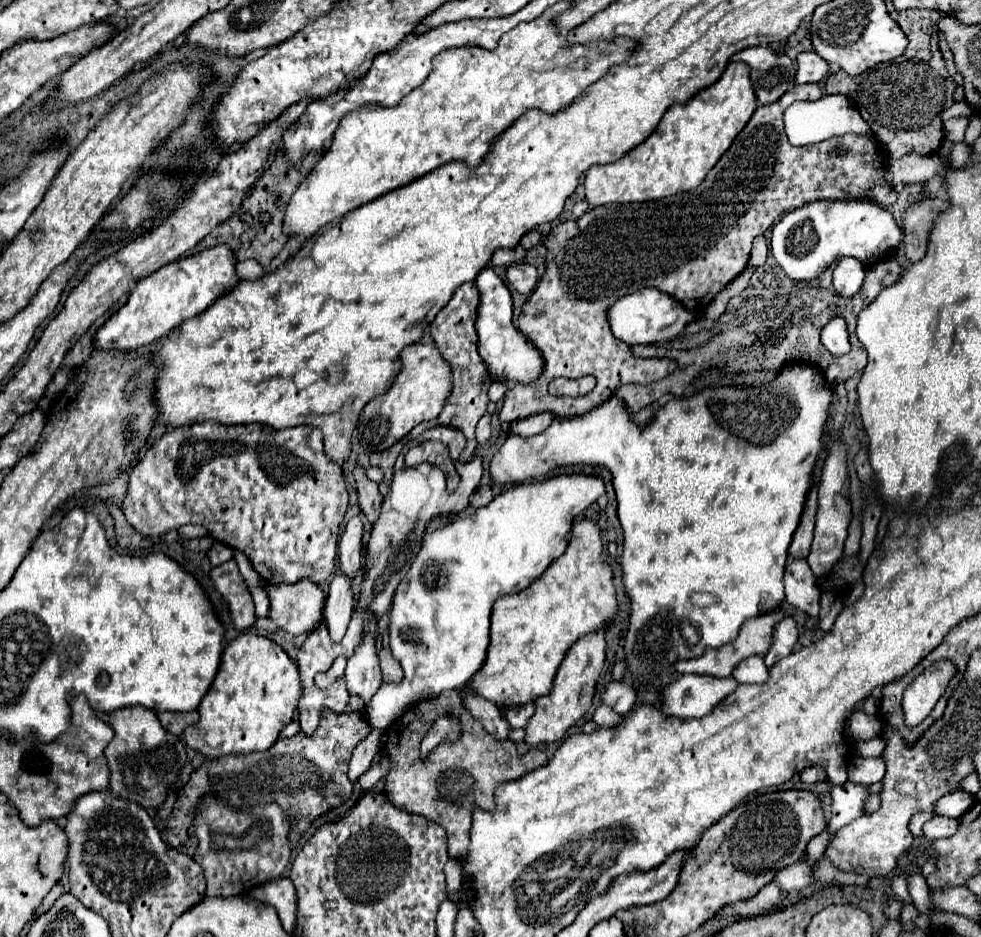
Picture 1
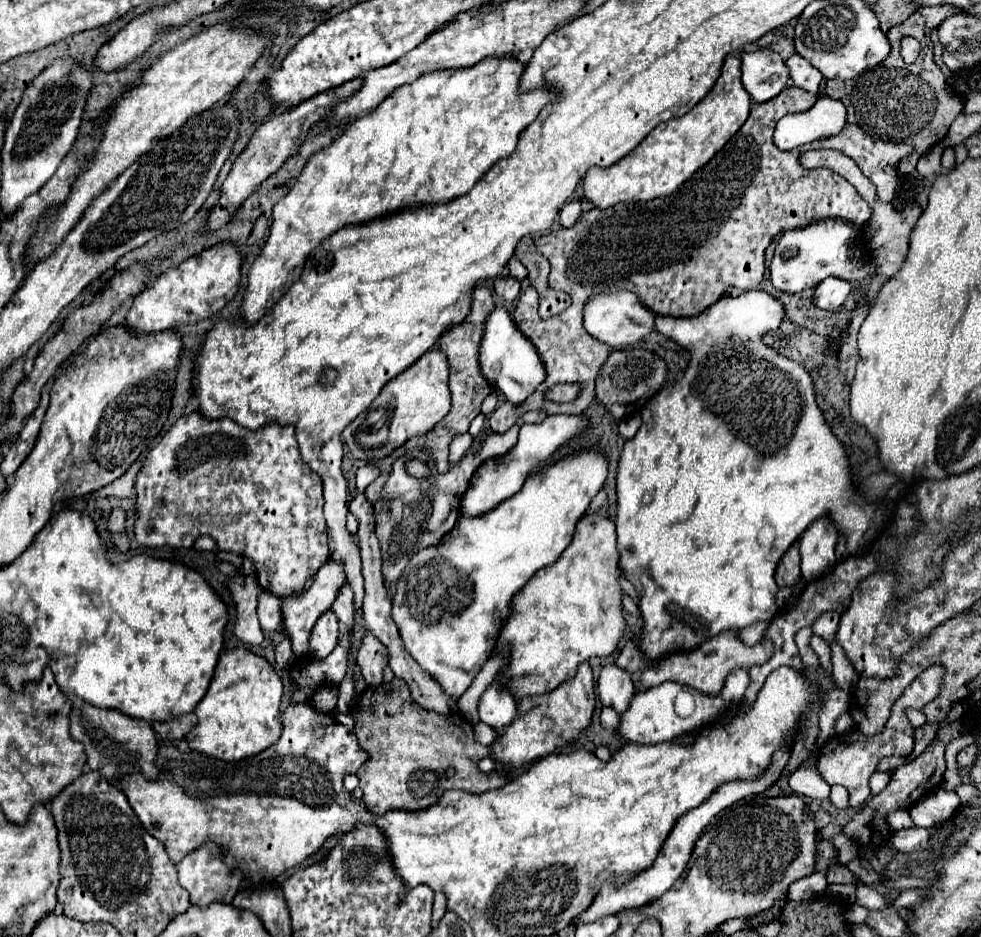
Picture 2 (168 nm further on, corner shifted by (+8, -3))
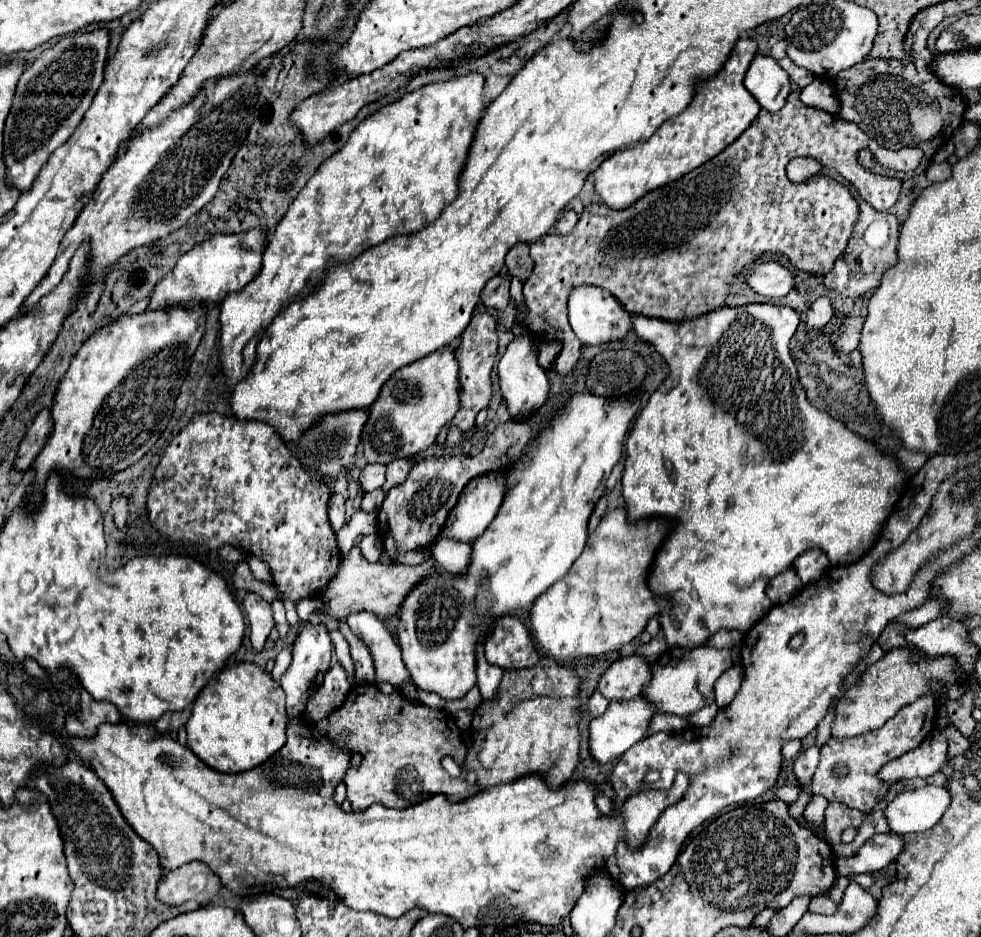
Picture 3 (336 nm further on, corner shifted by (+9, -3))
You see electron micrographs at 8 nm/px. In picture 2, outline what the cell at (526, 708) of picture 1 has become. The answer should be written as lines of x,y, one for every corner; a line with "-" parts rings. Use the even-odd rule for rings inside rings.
497,677
487,691
483,693
481,701
479,701
479,717
483,723
501,729
509,723
513,723
513,719
517,717
517,701
513,697
507,695
507,691
501,689
503,679

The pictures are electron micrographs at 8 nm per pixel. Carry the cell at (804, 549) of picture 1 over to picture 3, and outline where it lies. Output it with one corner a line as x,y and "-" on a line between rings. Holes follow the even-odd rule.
790,567
788,571
770,579
766,587
766,595
772,601
772,605
780,605
780,603
788,603
794,595
800,593
800,589
802,589
802,581
798,579
796,571

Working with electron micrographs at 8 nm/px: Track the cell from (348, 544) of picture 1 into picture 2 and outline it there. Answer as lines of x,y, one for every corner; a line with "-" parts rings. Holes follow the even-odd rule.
347,583
341,585
337,599
333,603
333,611
339,621
343,621
347,627
353,627
353,591

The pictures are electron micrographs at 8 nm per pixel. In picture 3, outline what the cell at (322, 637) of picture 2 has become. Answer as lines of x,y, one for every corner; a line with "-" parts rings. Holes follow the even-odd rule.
310,623
304,625
300,635
296,637
296,641
292,645
292,663
280,679
280,687
286,693
288,717
302,715
310,687
320,687
320,683
322,683
322,679
330,667
330,655
332,655
332,641
328,637
328,629
324,625
310,625

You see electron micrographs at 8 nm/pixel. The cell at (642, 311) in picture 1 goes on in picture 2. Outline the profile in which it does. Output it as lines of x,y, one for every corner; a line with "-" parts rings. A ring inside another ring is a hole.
611,291
611,293
601,293
595,295
587,305
585,305
585,315
583,315
583,325
591,337
597,341
609,345
611,349
625,349
641,339
645,339
651,331
655,331
655,313
645,307
639,297
631,291

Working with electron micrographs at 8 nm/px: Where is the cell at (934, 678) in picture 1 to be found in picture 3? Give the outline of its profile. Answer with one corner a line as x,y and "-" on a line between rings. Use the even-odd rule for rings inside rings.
928,693
926,697
920,697
914,703
902,707
892,719
888,719
876,731
858,735
858,737
848,737
848,739
830,739
820,749
820,763
810,783
812,795
822,795
826,797
828,803
844,803
850,809
870,813
876,807
876,803
880,803
886,797
890,789
890,783
878,779
880,767
916,749
936,729
936,717
938,717
938,699
936,695
-
836,763
848,765
846,777
836,777
832,773
832,767

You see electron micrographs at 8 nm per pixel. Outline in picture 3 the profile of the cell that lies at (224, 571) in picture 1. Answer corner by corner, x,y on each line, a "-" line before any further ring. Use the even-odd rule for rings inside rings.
248,593
246,599
244,599
244,609
246,609
248,621
250,621
250,639
252,639
252,645
256,649
262,649
266,637
274,629
274,617
272,617
270,603
266,603
256,593

